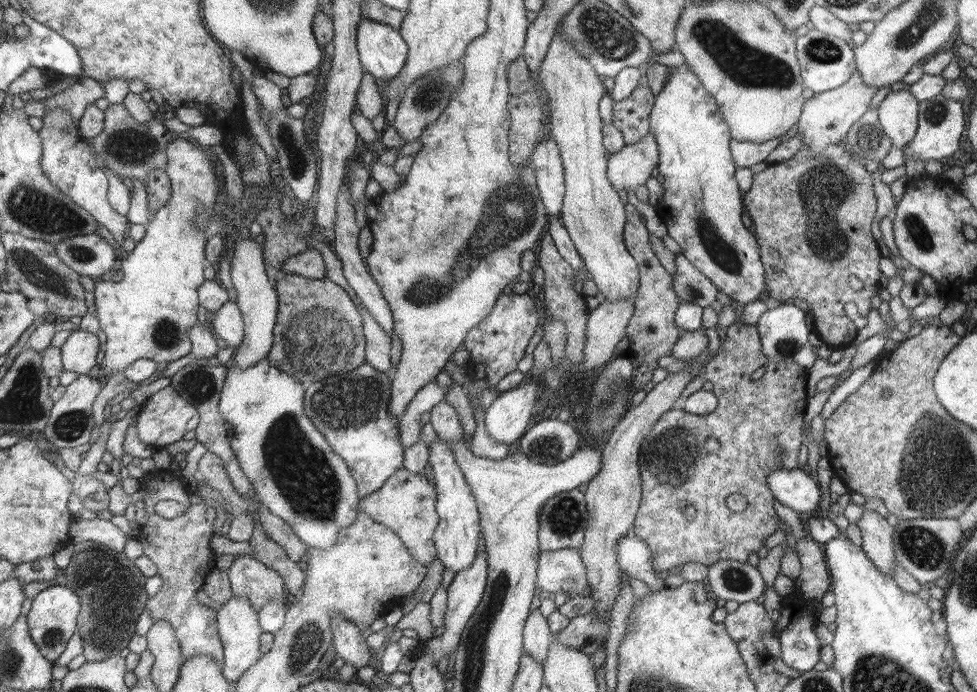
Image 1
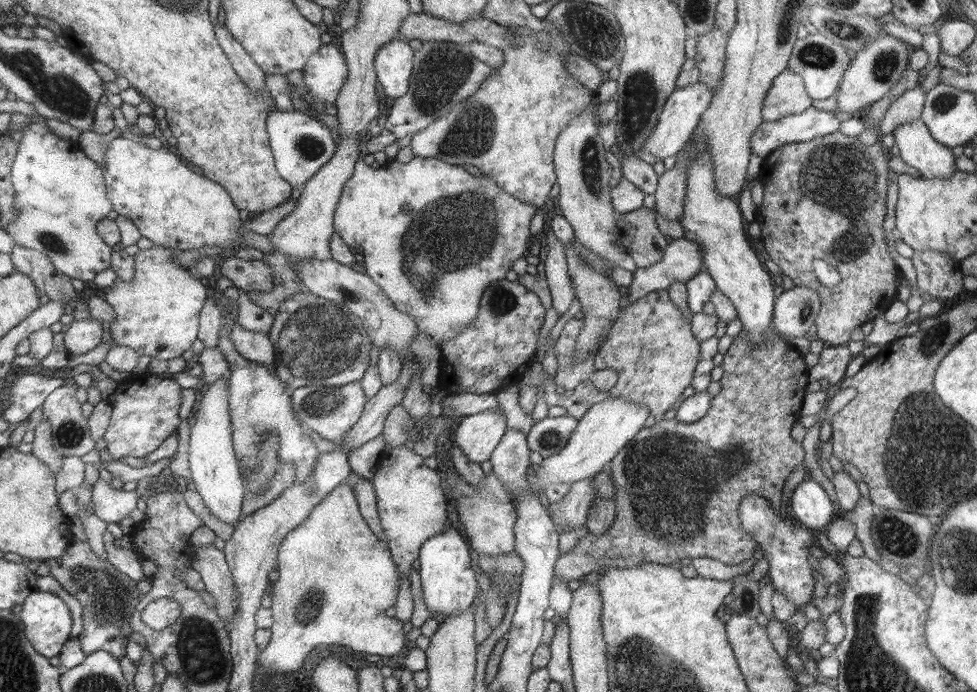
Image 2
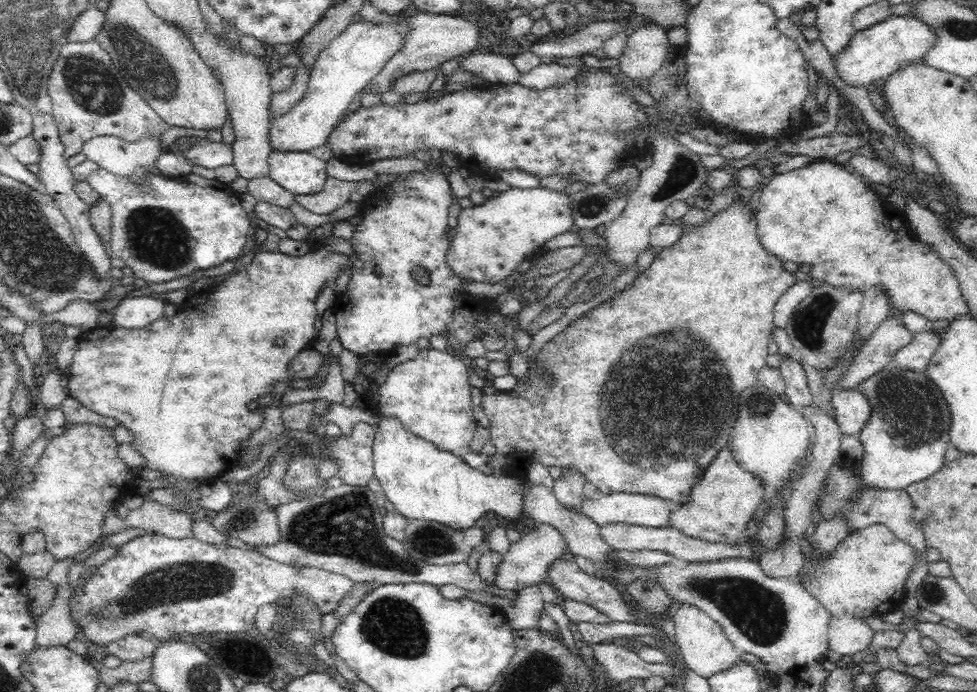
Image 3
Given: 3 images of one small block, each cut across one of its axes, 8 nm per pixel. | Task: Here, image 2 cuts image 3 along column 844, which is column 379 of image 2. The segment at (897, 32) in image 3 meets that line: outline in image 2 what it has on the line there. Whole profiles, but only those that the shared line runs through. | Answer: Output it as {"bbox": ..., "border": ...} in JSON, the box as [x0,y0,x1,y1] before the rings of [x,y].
{"bbox":[375,39,414,103],"border":[[[398,39],[382,47],[376,54],[375,72],[384,87],[387,103],[406,94],[414,73],[414,53],[408,43]]]}

